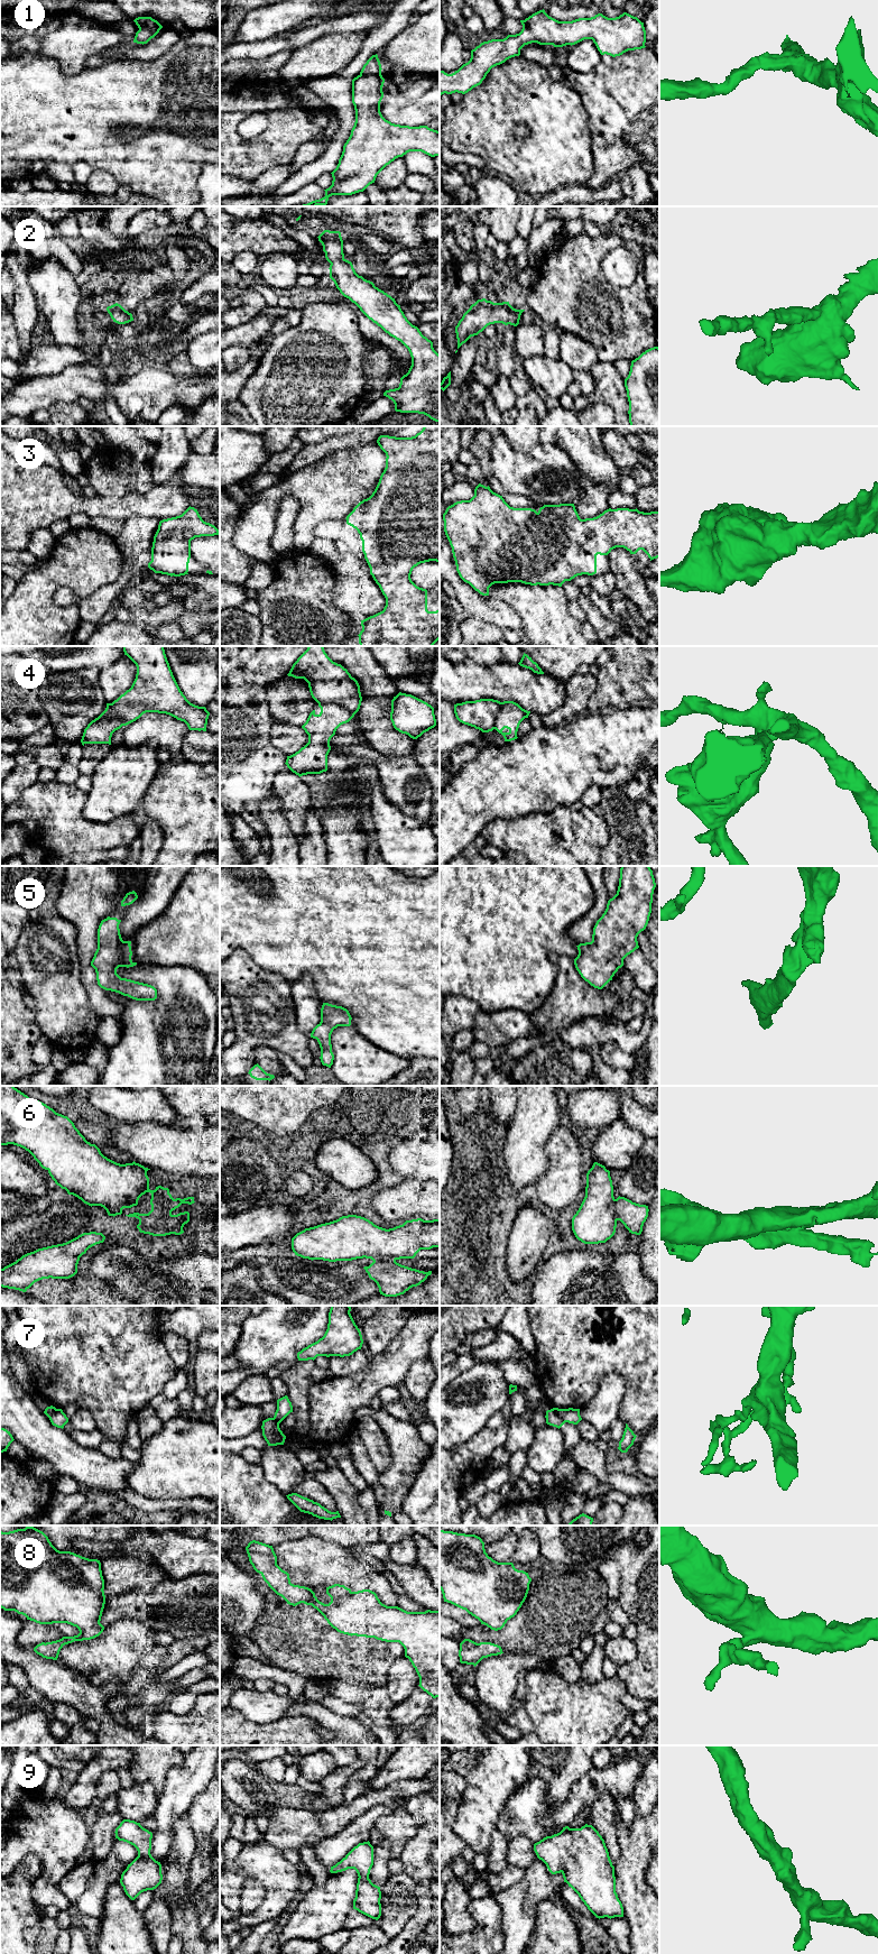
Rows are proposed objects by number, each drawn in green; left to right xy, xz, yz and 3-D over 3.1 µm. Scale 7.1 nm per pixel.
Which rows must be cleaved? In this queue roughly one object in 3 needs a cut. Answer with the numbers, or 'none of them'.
4, 6, 7

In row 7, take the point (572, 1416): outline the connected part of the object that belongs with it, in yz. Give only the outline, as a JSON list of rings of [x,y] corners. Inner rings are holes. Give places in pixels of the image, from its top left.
[[[553,1408],[555,1413],[564,1421],[573,1425],[577,1425],[582,1418],[580,1416],[580,1409],[558,1409]]]

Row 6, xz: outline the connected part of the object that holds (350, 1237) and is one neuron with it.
[[[348,1215],[330,1223],[305,1228],[292,1238],[292,1250],[295,1255],[312,1261],[329,1262],[352,1261],[363,1257],[372,1261],[414,1259],[420,1250],[433,1247],[440,1247],[440,1219],[424,1220],[417,1218],[386,1229],[364,1217]]]

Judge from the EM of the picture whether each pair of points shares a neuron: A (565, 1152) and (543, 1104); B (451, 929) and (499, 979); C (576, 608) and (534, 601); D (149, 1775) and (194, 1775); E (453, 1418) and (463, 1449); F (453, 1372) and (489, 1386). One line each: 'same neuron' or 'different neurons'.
A: different neurons
B: same neuron
C: different neurons
D: different neurons
E: different neurons
F: different neurons

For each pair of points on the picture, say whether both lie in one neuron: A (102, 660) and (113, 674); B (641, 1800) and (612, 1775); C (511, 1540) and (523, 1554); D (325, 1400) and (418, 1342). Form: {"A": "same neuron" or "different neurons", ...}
{"A": "different neurons", "B": "different neurons", "C": "different neurons", "D": "same neuron"}

